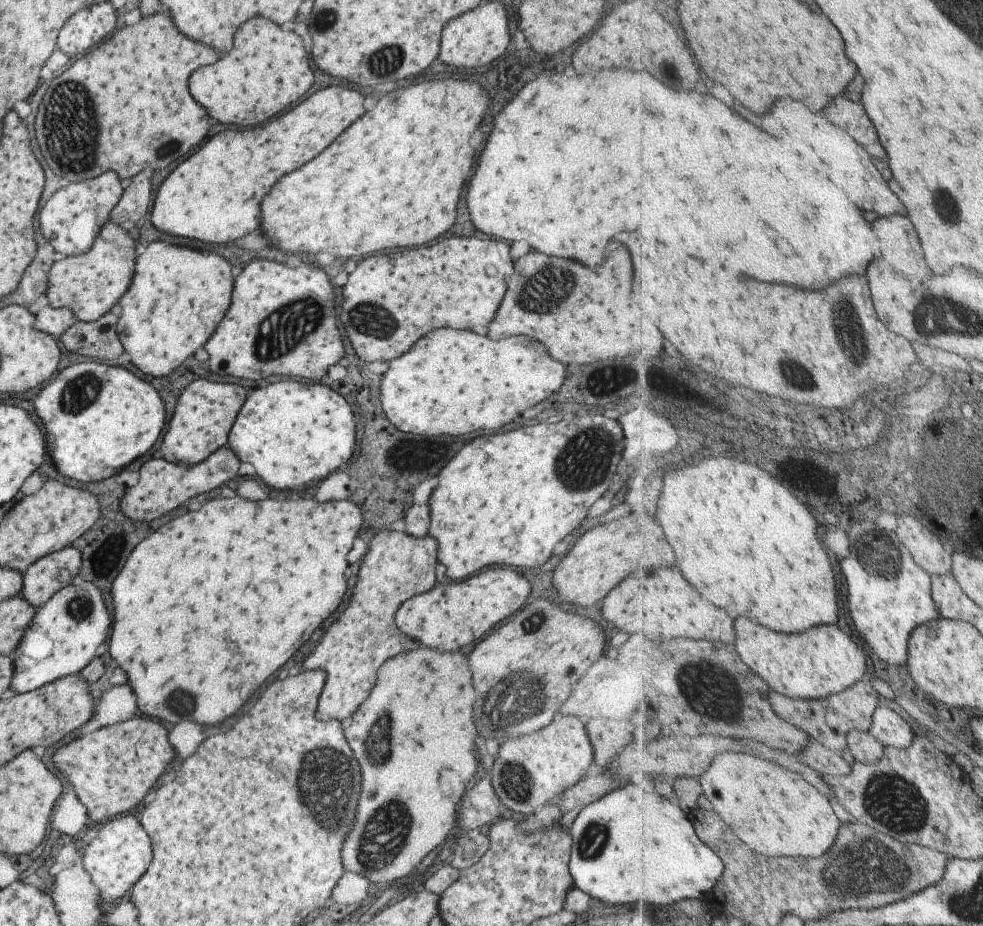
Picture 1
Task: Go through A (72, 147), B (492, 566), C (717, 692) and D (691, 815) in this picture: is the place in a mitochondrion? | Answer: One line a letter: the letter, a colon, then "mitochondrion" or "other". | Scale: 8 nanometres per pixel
A: mitochondrion
B: other
C: mitochondrion
D: other

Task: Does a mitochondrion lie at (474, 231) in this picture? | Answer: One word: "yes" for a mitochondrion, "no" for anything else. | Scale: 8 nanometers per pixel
no

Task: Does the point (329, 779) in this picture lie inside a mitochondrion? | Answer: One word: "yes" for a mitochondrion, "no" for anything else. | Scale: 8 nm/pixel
yes

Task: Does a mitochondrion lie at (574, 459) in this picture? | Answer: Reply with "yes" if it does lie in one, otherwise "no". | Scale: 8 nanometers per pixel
yes

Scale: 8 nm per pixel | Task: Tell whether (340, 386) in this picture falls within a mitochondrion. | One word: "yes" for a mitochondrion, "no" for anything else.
no

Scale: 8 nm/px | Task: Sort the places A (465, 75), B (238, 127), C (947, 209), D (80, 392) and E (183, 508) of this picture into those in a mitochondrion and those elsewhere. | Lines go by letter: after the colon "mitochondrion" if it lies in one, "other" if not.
A: other
B: other
C: mitochondrion
D: mitochondrion
E: other

